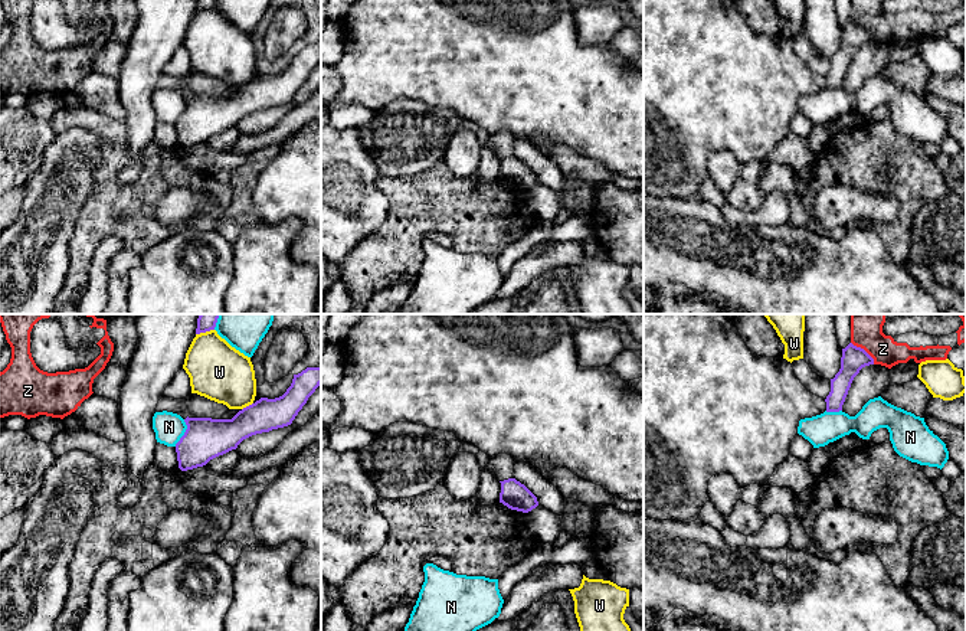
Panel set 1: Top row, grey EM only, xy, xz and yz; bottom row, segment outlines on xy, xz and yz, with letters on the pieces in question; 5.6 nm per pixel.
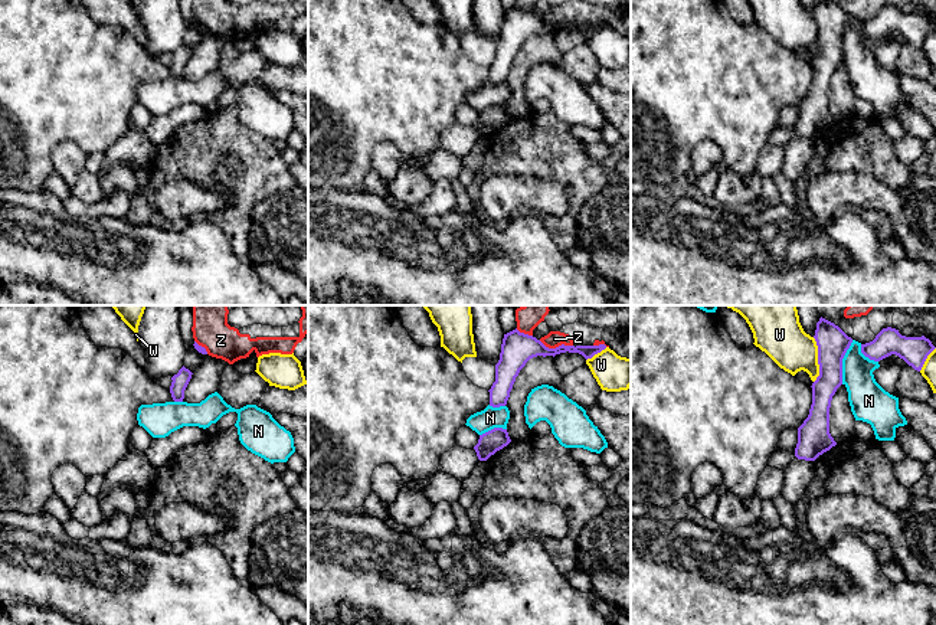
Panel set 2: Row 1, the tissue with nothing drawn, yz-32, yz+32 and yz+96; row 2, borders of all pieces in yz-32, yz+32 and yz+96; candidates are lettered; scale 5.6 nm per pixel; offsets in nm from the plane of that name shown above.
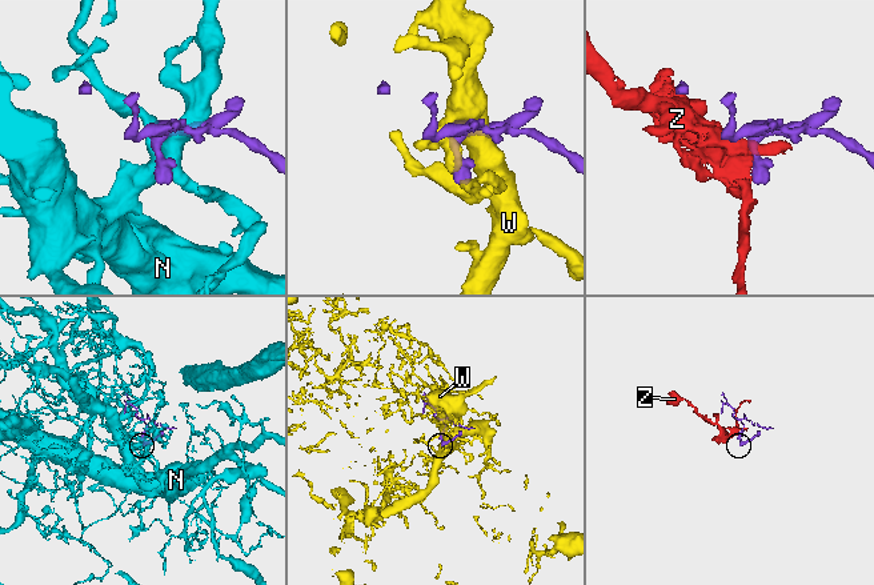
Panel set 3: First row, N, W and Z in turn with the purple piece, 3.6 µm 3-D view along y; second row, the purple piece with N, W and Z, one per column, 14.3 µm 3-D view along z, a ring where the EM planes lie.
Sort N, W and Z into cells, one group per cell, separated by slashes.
N / W / Z

